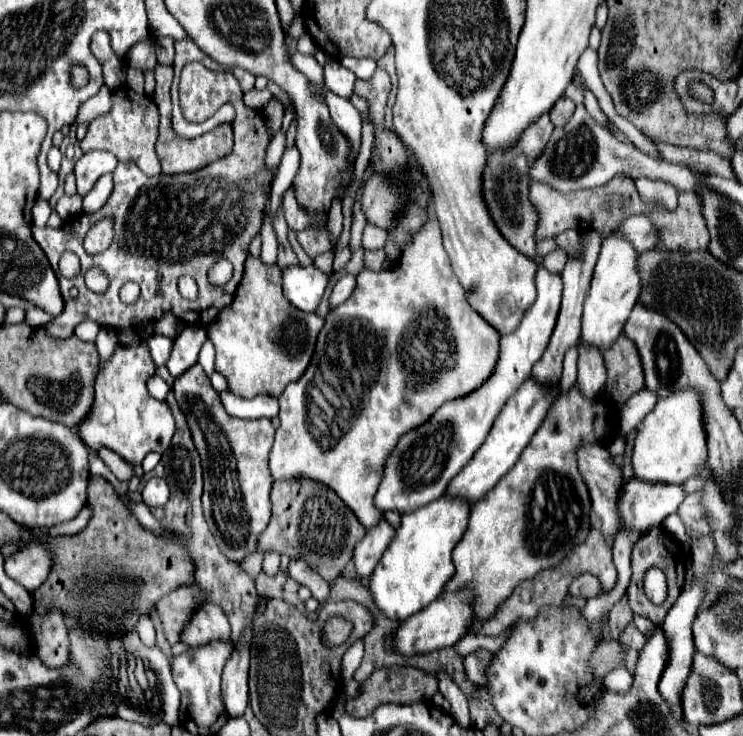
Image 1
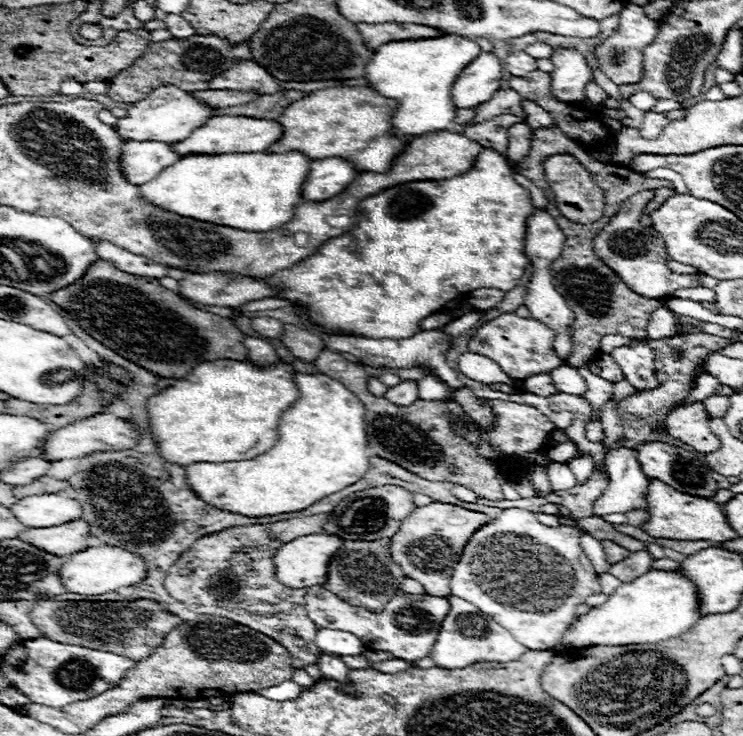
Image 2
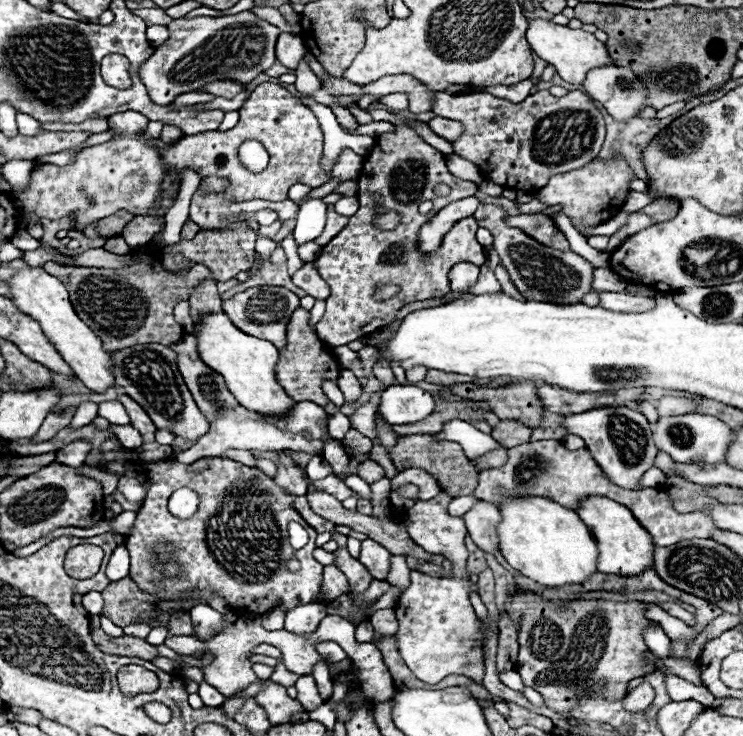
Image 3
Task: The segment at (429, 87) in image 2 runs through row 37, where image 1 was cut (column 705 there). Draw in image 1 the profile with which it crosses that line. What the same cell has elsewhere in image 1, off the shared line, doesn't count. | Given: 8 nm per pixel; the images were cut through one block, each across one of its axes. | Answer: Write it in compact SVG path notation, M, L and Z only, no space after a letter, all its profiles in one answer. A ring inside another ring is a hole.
M690 388L676 392L668 398L660 398L654 410L644 418L636 432L632 468L638 480L684 484L696 476L706 464L706 436L702 426L702 412L698 394Z

